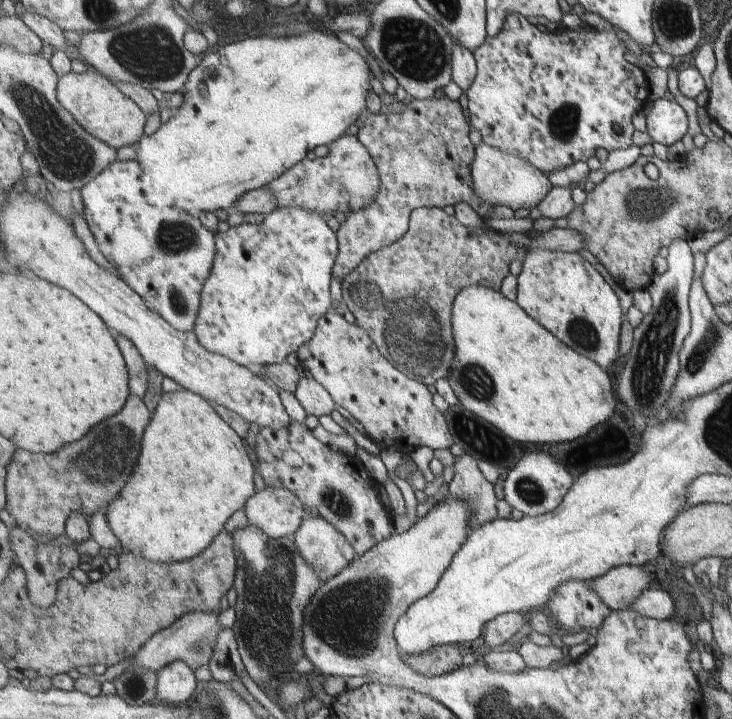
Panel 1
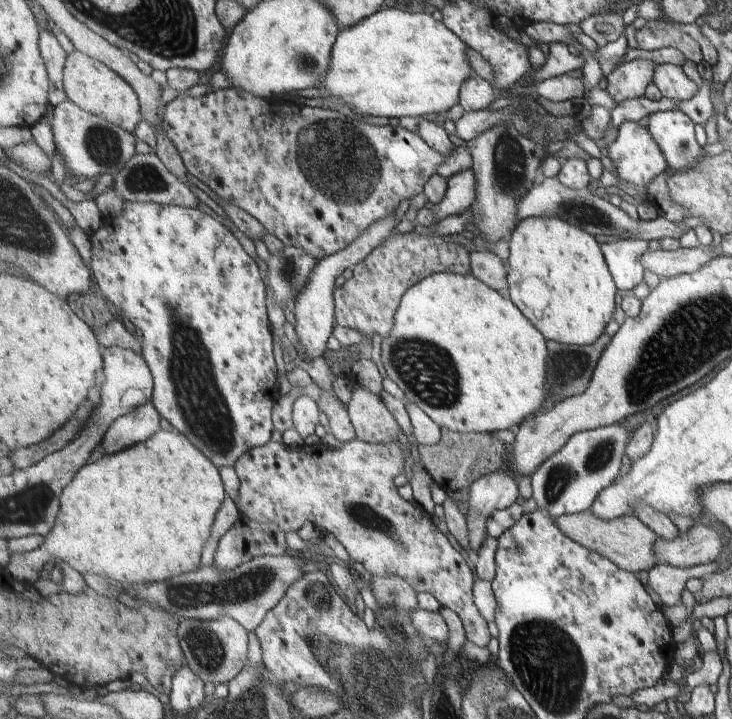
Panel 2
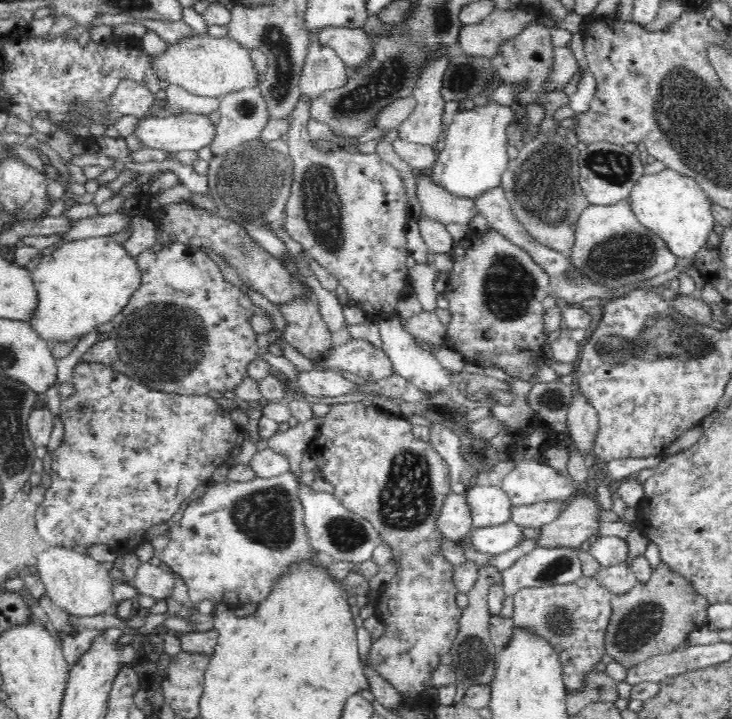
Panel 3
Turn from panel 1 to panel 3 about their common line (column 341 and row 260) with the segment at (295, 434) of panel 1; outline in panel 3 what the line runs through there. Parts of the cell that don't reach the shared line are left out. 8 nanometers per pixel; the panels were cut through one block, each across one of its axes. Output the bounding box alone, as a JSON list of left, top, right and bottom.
[441,228,551,381]

